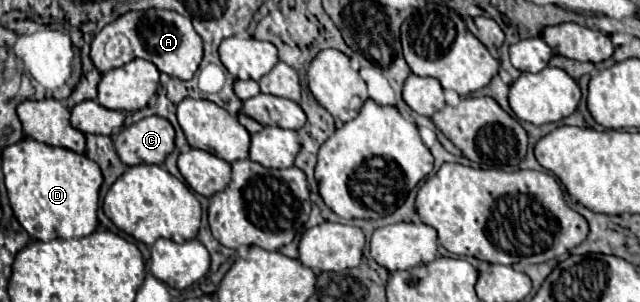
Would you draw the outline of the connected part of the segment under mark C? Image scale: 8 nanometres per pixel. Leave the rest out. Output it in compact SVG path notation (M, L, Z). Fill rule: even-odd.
M148 116L122 128L114 138L114 146L126 166L138 166L144 162L164 164L166 156L174 150L174 136L174 128L166 118Z

